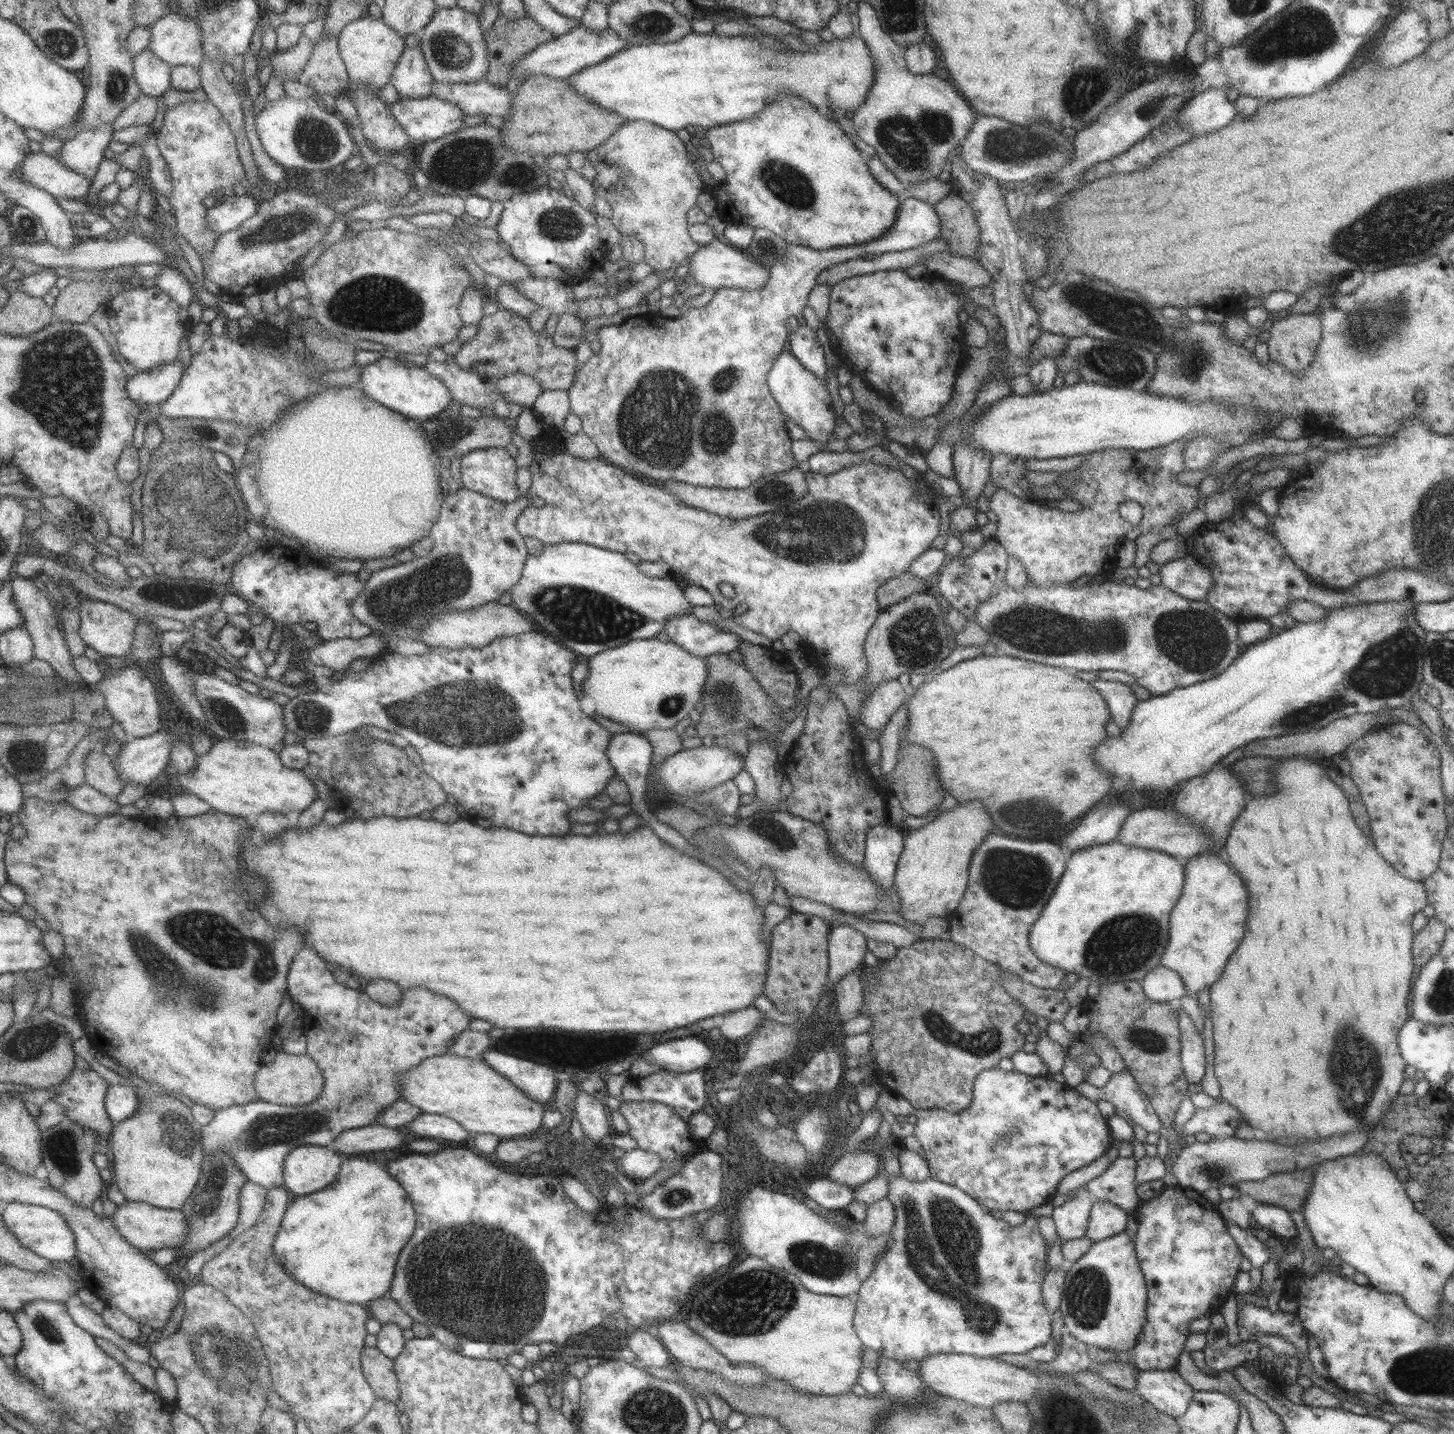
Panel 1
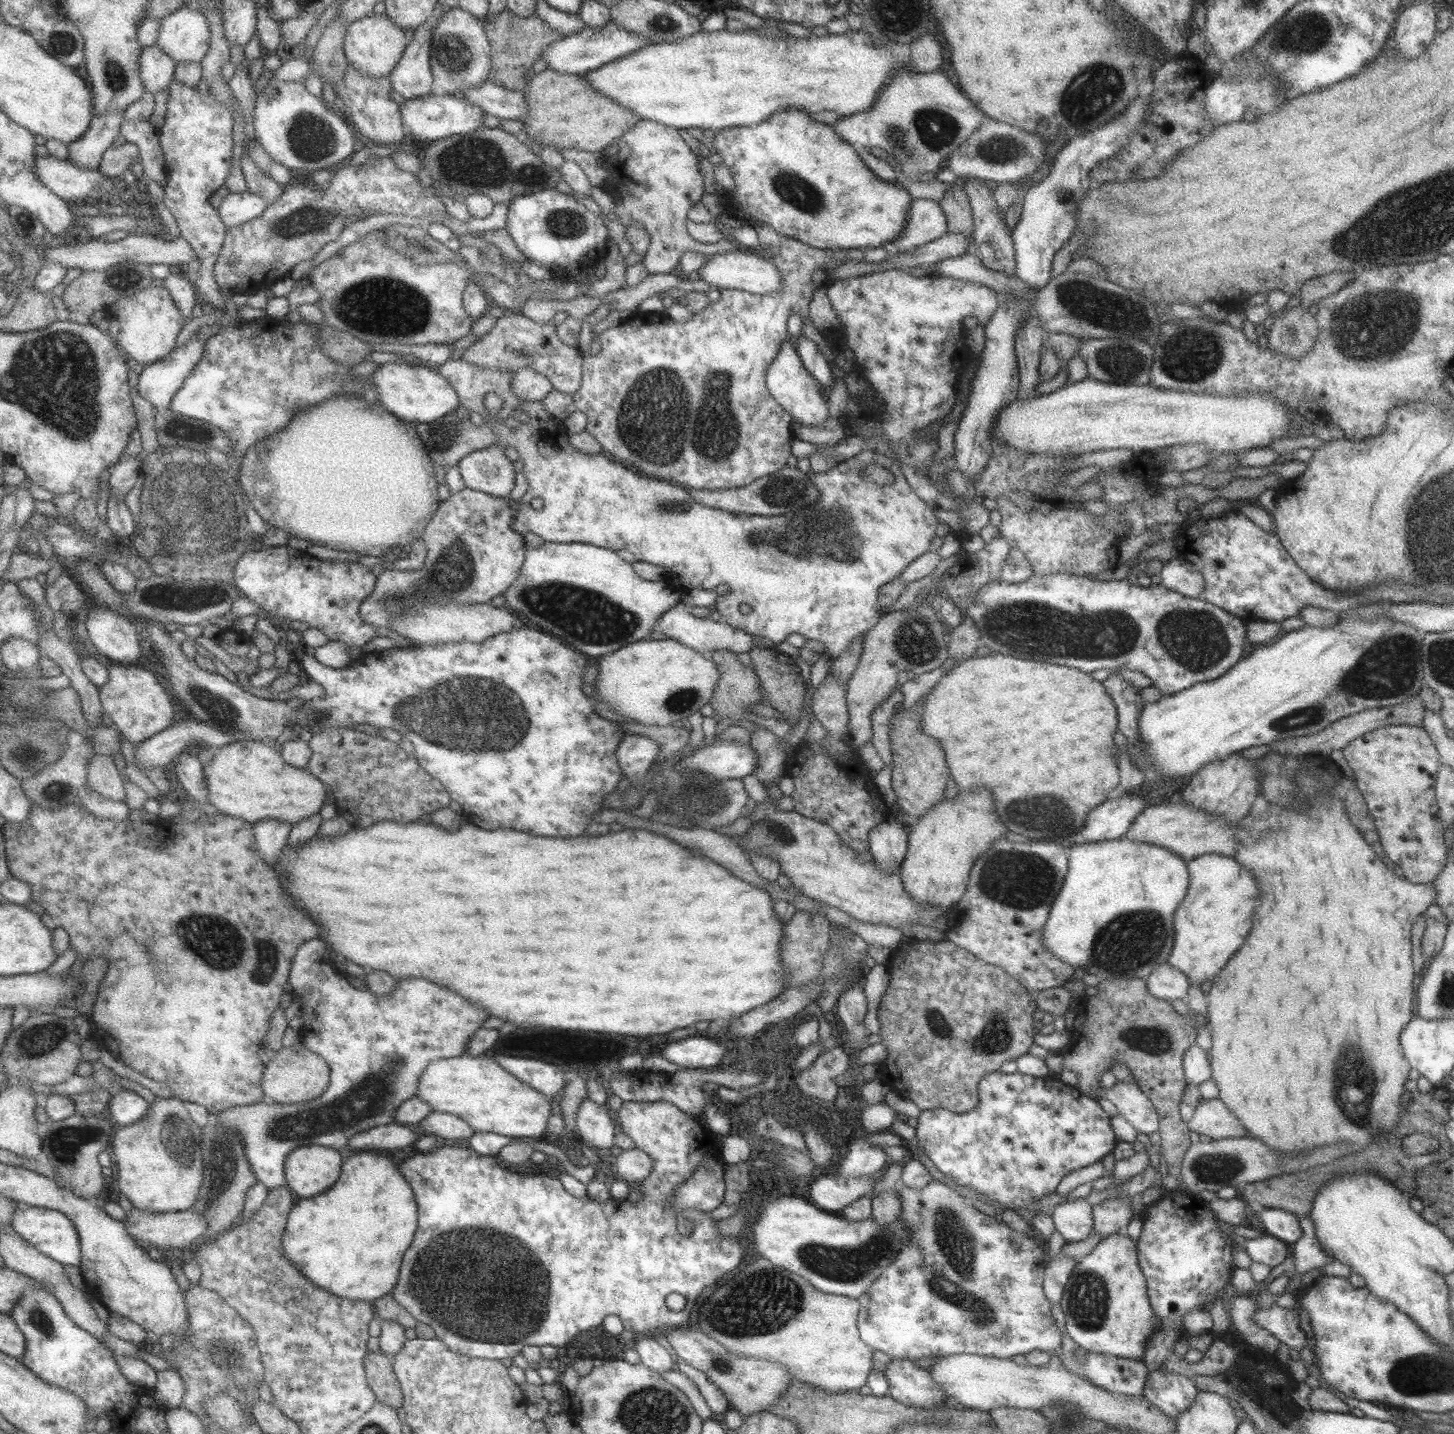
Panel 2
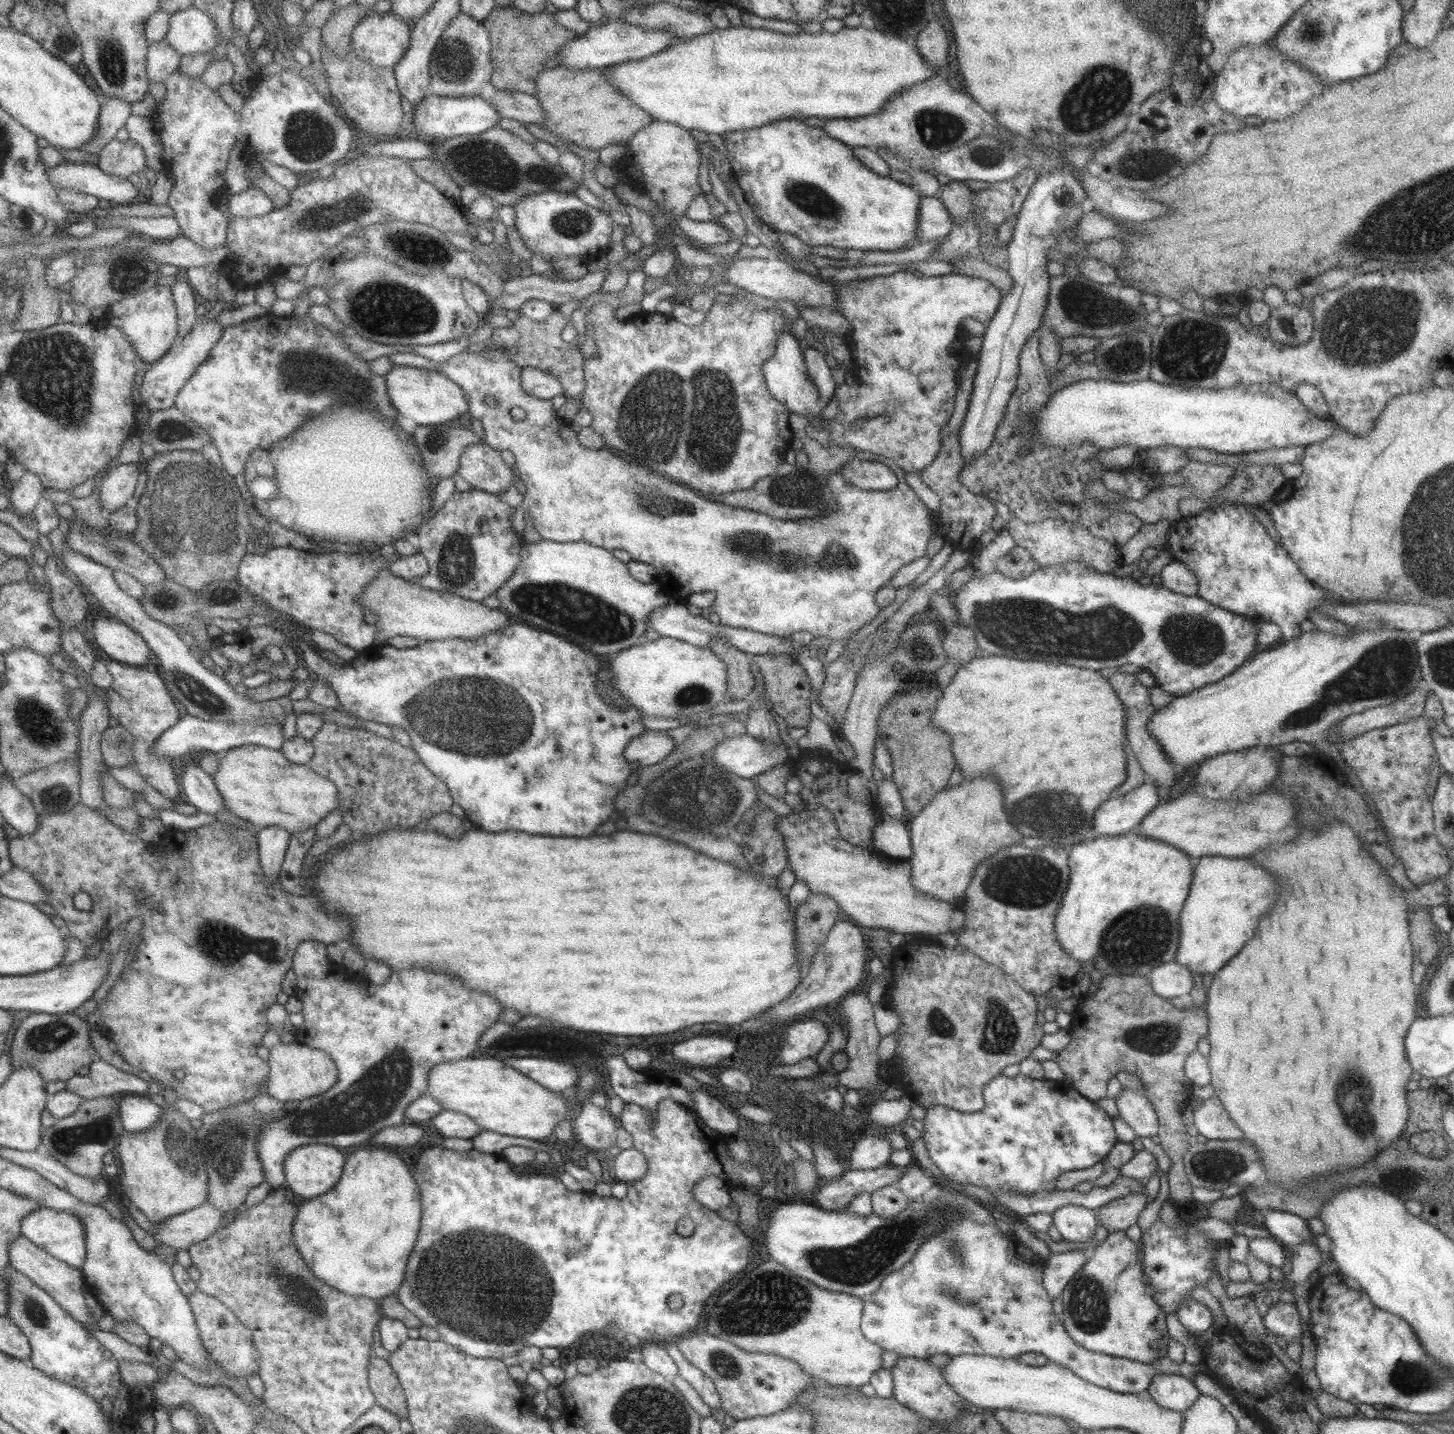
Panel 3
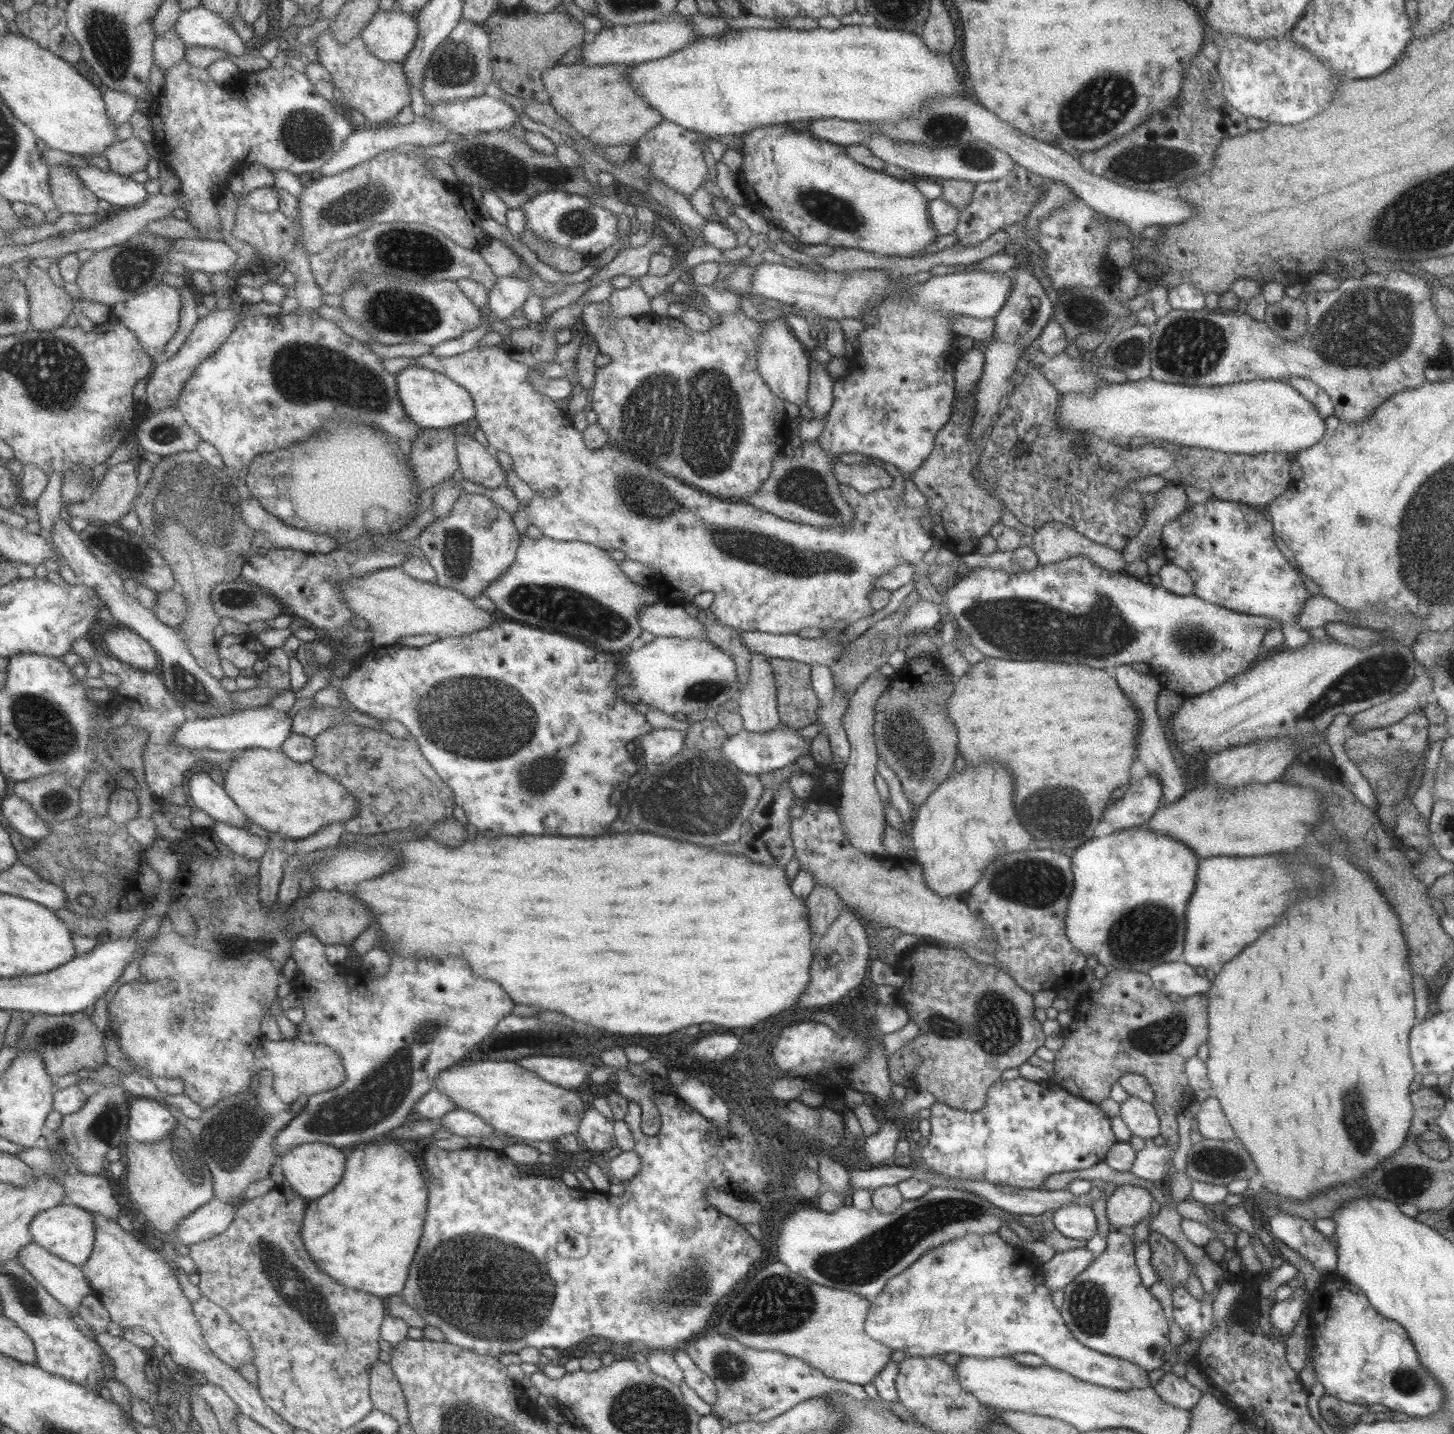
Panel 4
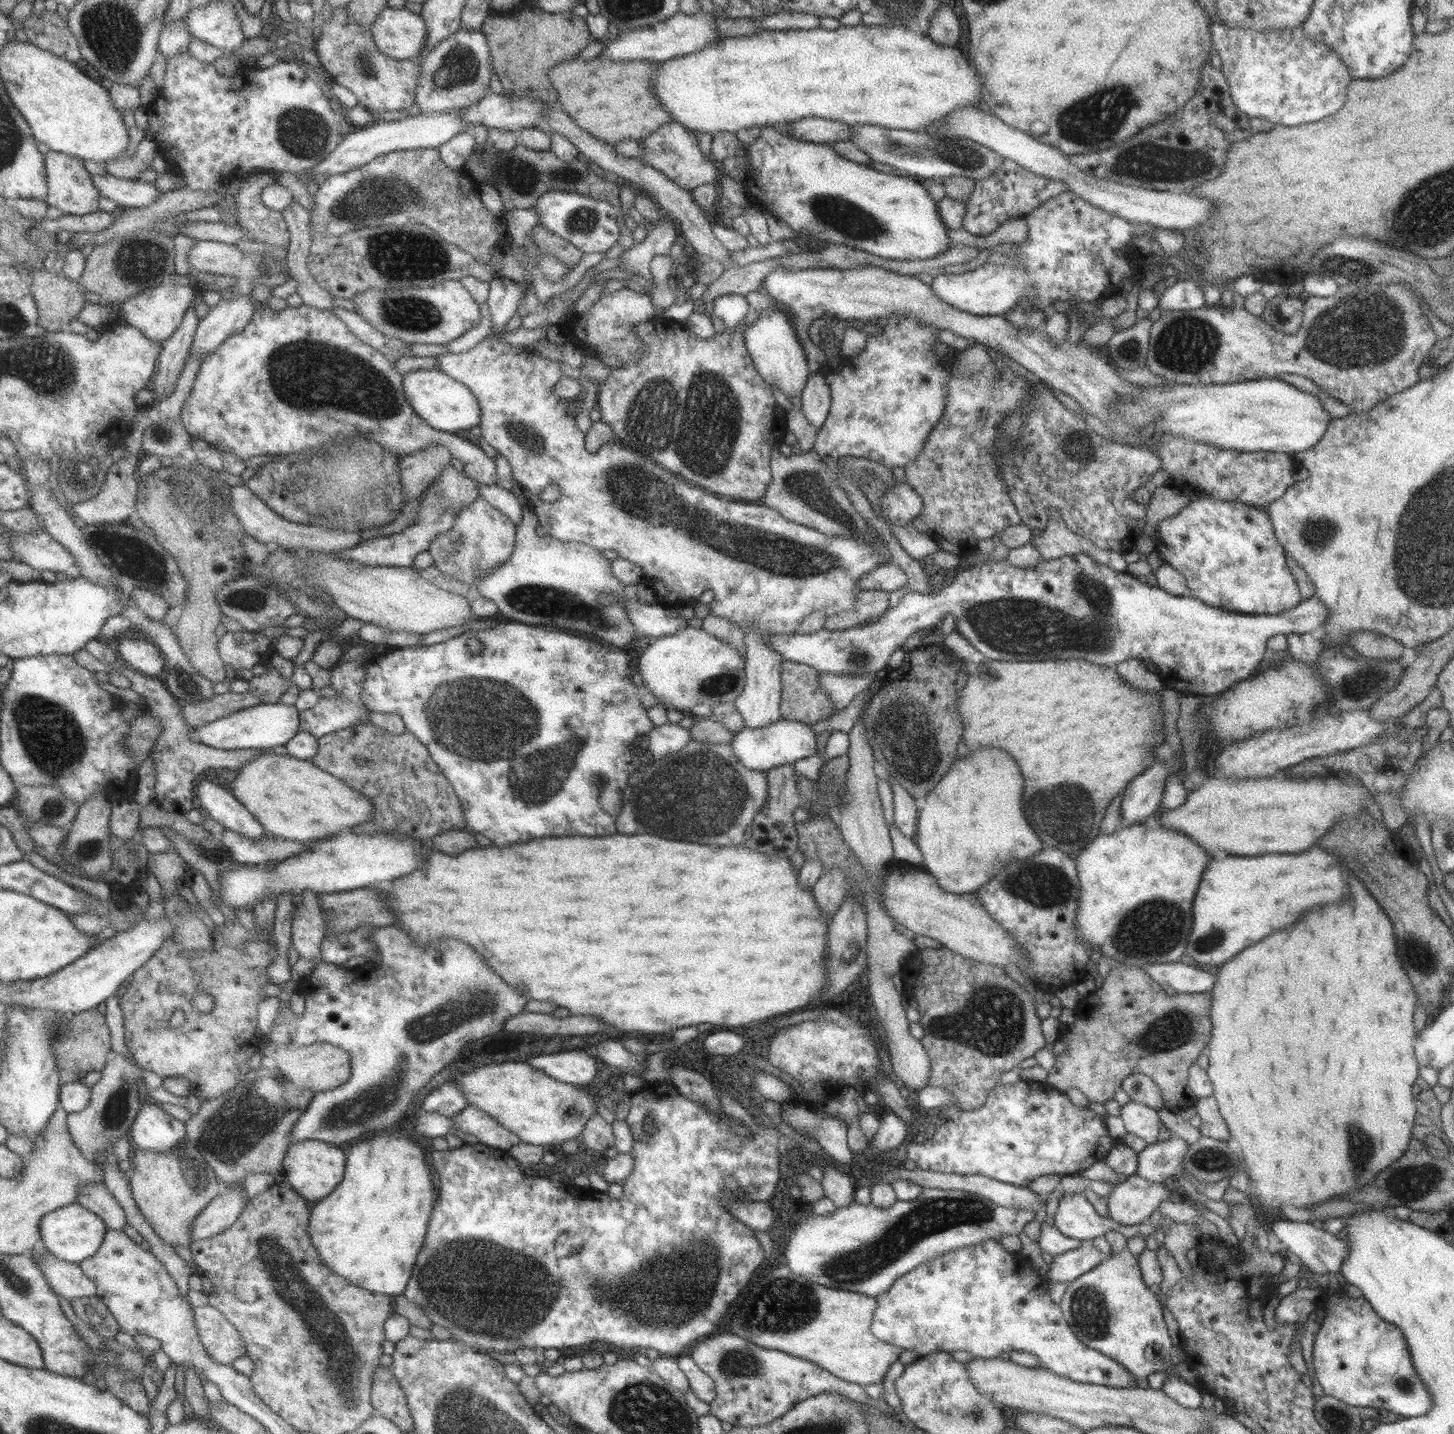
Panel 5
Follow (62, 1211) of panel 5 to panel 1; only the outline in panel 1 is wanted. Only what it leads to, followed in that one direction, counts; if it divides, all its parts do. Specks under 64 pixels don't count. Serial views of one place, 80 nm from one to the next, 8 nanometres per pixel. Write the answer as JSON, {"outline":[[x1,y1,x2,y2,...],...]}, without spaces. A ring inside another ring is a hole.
{"outline":[[10,1202,3,1205,2,1215,9,1230,15,1233,25,1248,32,1250,35,1254,49,1260,66,1262,78,1256,74,1230,70,1227,68,1220,57,1212,57,1209,38,1204]]}

